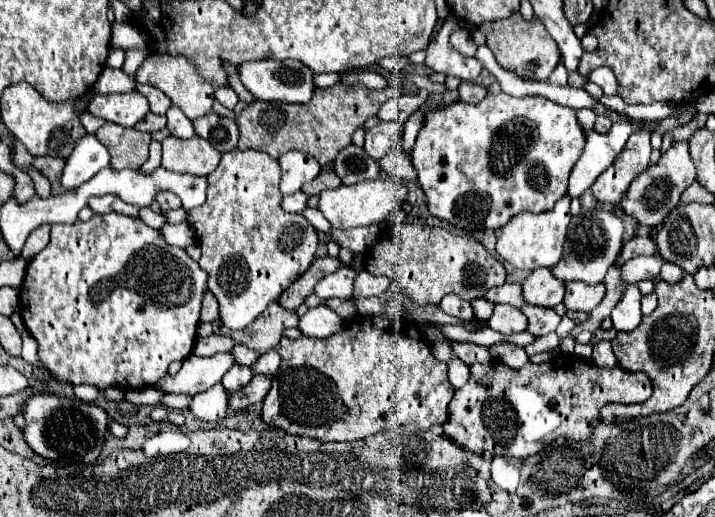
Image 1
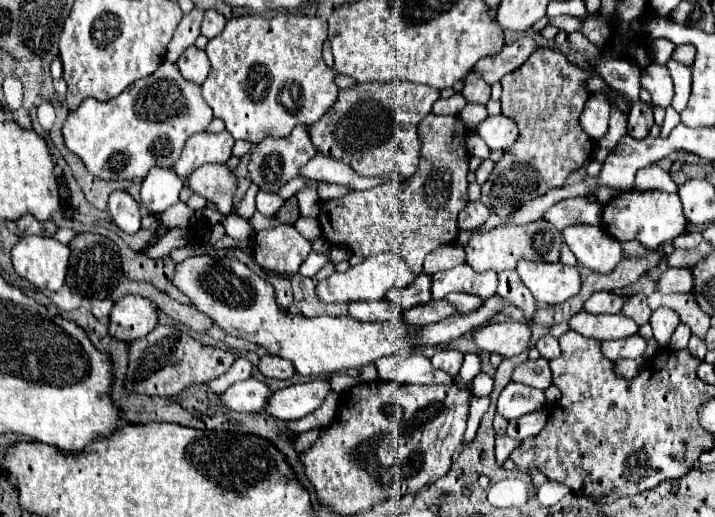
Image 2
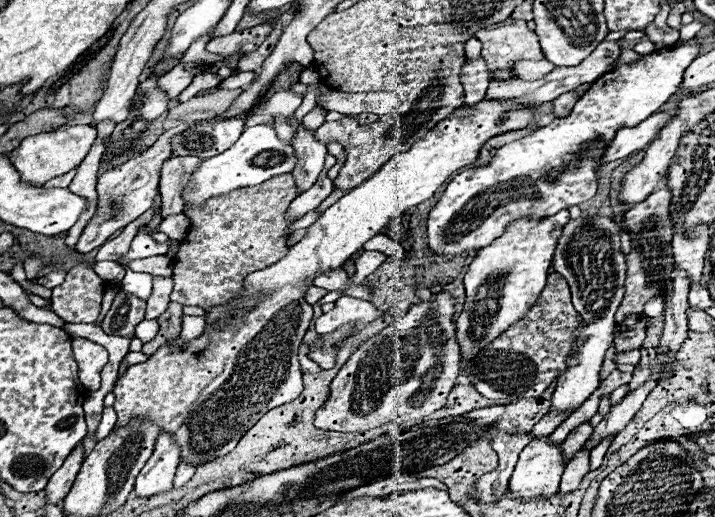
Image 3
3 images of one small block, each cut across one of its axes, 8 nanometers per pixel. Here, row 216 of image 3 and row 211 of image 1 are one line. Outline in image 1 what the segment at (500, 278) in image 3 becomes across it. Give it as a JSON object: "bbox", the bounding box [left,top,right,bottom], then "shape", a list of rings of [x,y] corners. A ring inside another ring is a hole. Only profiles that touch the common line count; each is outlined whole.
{"bbox":[496,196,570,270],"shape":[[[570,196],[556,202],[552,212],[534,214],[520,212],[520,216],[512,216],[506,226],[500,228],[500,236],[496,240],[496,252],[520,270],[536,270],[536,268],[552,268],[562,258],[562,244],[566,238],[566,228],[570,222]]]}

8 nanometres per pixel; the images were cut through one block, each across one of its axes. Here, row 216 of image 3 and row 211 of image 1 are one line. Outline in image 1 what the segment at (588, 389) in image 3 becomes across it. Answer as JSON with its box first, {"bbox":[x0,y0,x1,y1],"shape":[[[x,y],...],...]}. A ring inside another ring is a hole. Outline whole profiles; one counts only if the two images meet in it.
{"bbox":[552,208,624,284],"shape":[[[596,208],[592,212],[580,212],[572,216],[564,242],[564,256],[552,268],[552,274],[562,282],[582,280],[586,284],[600,284],[606,276],[606,270],[616,262],[620,254],[622,234],[624,234],[624,224],[612,212]]]}

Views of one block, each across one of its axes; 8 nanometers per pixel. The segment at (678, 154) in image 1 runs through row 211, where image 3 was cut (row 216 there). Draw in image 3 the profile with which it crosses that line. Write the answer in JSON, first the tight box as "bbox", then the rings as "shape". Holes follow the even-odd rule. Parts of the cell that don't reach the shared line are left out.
{"bbox":[616,186,674,324],"shape":[[[668,186],[652,192],[644,202],[632,206],[624,214],[626,232],[632,238],[632,252],[626,256],[626,284],[624,284],[624,300],[616,310],[616,324],[624,322],[630,314],[642,314],[644,304],[654,296],[666,296],[668,286],[672,284],[672,270],[674,270],[674,258],[672,258],[672,220],[670,220],[670,198],[672,192]]]}

